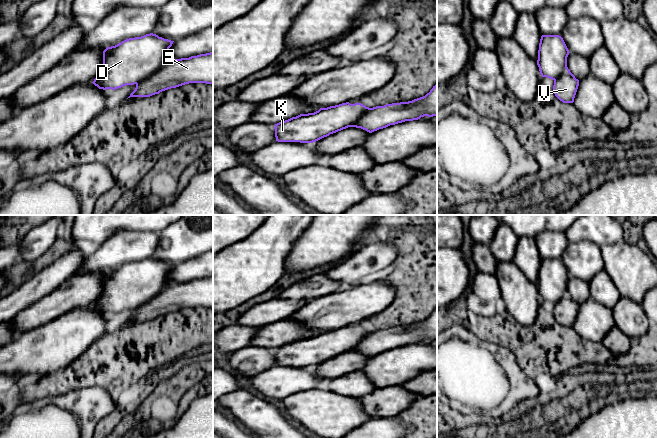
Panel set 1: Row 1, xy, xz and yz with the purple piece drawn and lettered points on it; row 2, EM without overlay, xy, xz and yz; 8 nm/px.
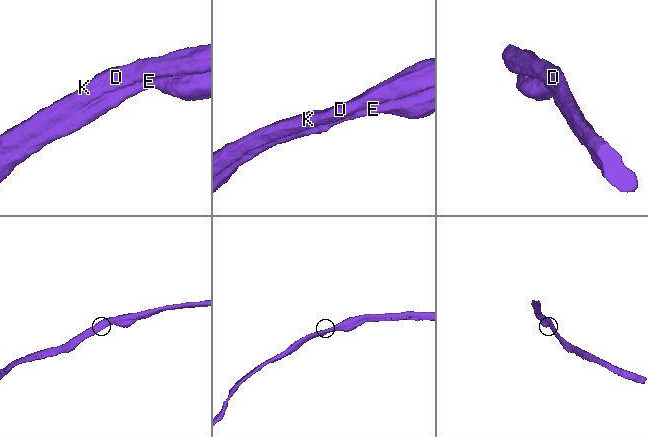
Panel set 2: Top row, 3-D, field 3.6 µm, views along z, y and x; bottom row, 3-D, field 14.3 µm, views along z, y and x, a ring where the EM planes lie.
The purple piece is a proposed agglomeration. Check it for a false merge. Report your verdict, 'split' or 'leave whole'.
split

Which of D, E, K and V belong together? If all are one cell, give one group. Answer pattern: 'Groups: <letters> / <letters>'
Groups: D K / E V

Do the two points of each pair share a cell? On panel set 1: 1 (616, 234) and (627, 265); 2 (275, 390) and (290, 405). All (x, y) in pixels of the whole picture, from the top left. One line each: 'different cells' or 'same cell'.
1: different cells
2: different cells

